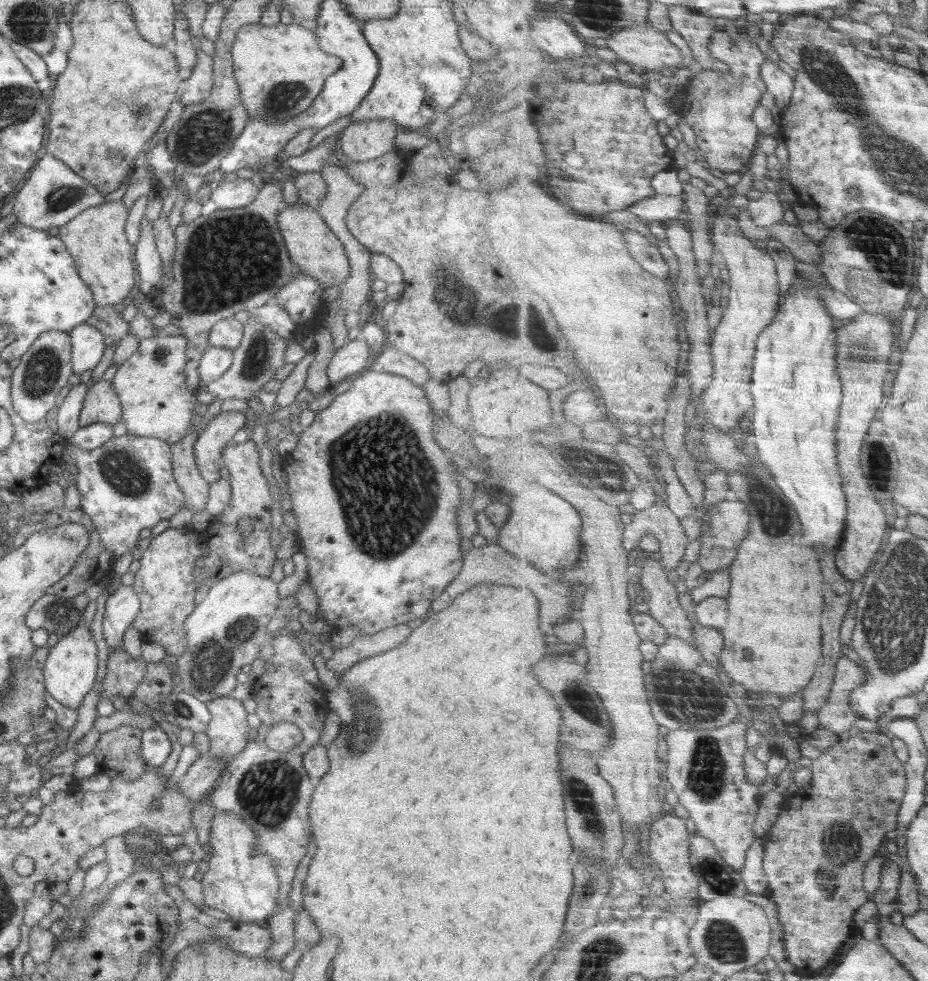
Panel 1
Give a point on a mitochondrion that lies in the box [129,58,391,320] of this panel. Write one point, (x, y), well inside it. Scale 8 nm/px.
(231, 260)

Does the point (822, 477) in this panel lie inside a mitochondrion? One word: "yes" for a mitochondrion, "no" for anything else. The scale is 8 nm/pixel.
no

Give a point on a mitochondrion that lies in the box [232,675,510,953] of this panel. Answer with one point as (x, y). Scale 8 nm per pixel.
(267, 792)

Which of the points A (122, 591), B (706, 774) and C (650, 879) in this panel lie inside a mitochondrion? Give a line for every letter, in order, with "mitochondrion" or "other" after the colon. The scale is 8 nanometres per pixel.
A: other
B: mitochondrion
C: other

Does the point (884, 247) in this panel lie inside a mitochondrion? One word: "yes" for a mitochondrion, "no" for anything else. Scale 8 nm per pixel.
yes

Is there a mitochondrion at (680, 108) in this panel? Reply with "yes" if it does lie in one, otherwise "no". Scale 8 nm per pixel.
no

